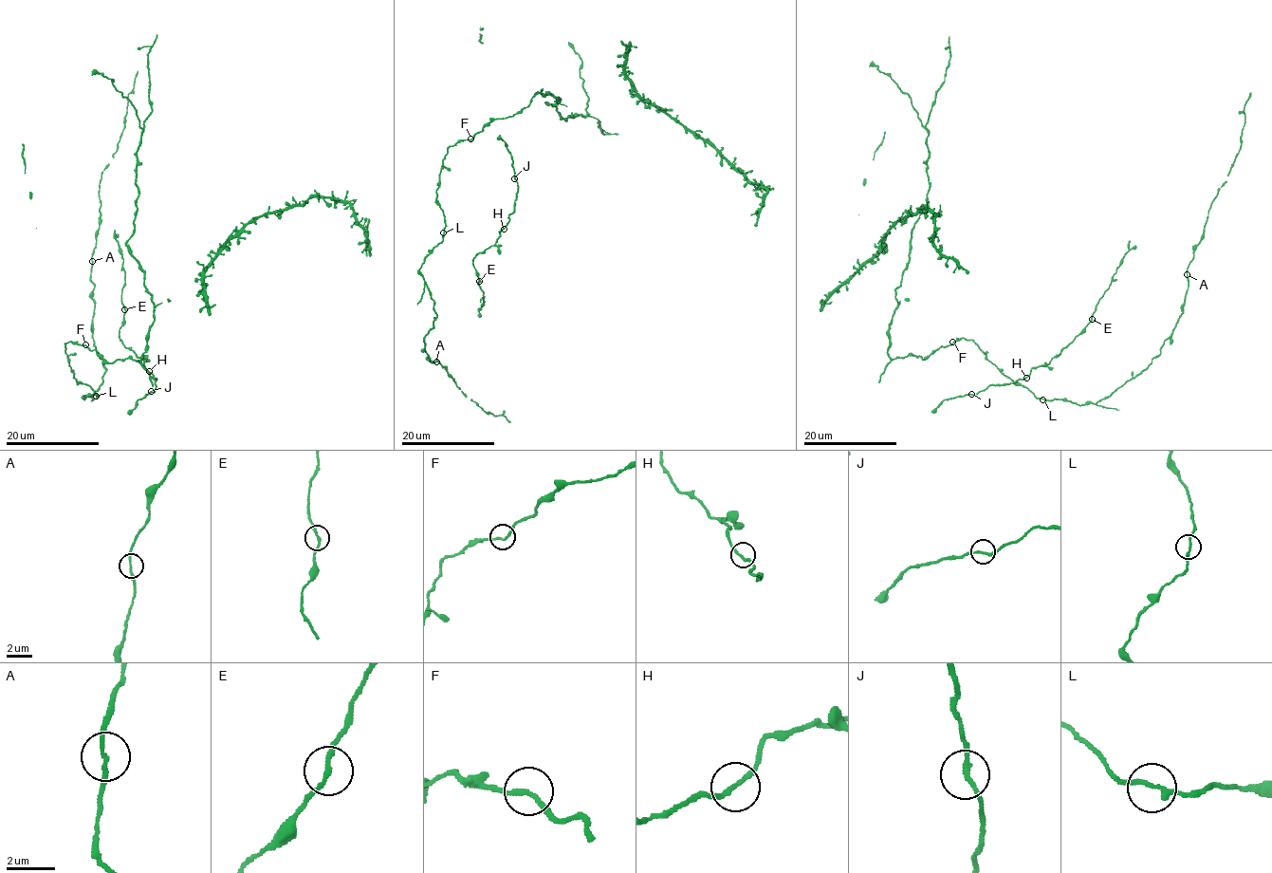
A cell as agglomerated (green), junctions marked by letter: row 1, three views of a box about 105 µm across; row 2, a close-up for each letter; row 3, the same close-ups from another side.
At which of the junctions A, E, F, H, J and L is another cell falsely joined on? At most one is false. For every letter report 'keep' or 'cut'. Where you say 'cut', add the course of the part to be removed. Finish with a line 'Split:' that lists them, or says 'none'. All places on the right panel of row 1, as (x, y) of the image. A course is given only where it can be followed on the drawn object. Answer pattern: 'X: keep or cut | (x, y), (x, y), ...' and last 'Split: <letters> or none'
A: keep
E: keep
F: keep
H: keep
J: keep
L: keep
Split: none

